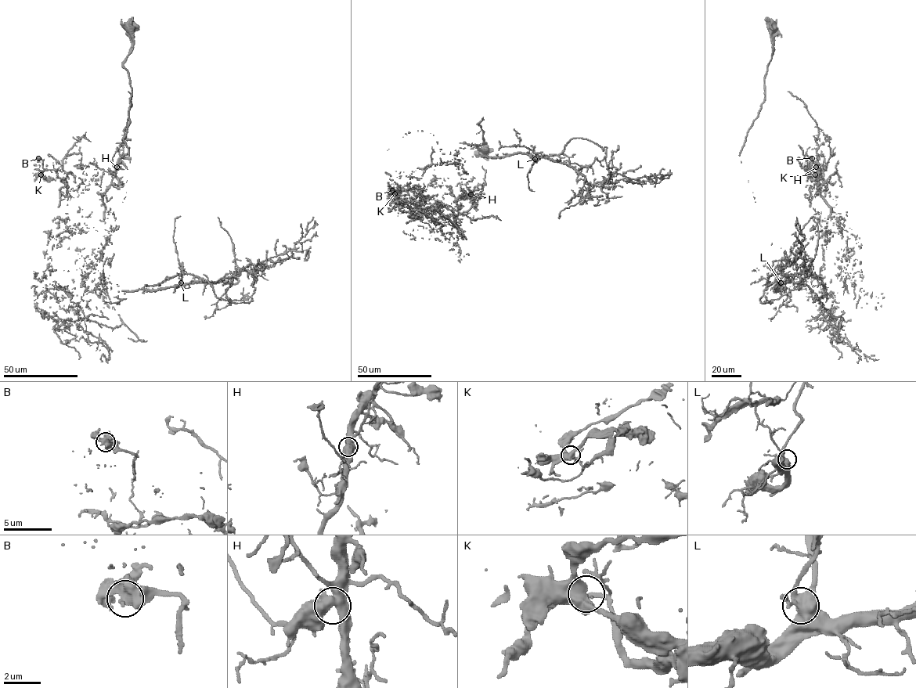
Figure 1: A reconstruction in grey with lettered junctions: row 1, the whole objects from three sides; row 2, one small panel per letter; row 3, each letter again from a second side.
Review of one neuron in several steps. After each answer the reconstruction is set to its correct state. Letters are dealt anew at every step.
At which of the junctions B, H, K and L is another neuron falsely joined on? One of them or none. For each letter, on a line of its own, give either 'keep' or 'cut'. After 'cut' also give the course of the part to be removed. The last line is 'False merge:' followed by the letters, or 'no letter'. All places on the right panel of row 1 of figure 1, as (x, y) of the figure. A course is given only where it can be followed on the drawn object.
B: keep
H: keep
K: keep
L: cut | (780, 282), (776, 274), (762, 303), (806, 283), (796, 275), (805, 236), (797, 217)
False merge: L

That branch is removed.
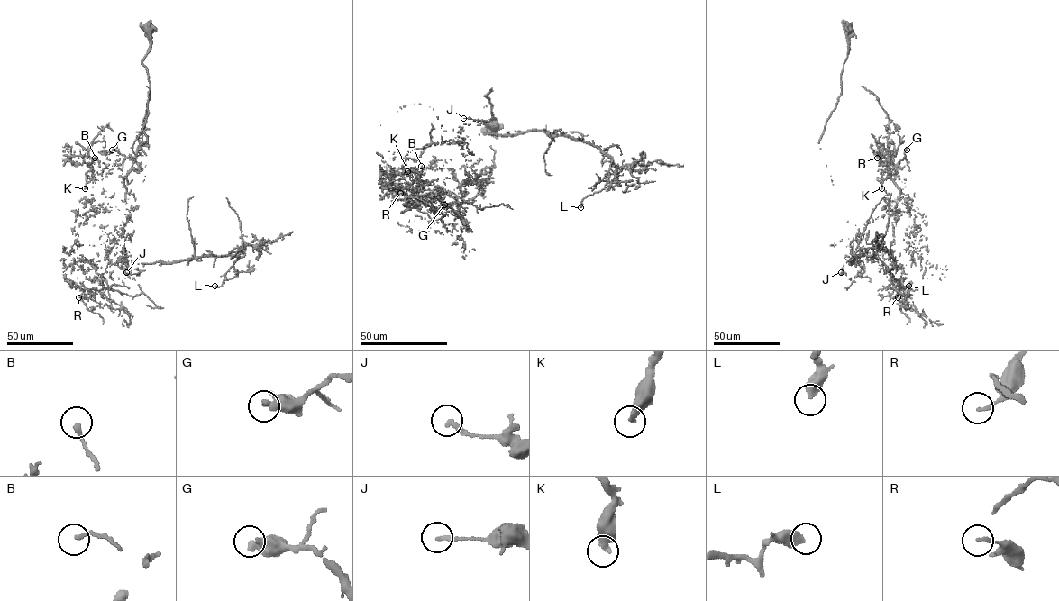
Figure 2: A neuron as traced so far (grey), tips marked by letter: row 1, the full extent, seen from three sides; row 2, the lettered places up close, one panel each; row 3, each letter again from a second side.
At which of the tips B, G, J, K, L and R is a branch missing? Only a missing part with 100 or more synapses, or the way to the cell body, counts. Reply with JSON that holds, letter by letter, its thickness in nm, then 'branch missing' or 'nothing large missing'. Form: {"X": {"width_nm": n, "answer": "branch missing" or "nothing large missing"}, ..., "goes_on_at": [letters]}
{"B": {"width_nm": 190, "answer": "nothing large missing"}, "G": {"width_nm": 480, "answer": "nothing large missing"}, "J": {"width_nm": 240, "answer": "nothing large missing"}, "K": {"width_nm": 400, "answer": "nothing large missing"}, "L": {"width_nm": 480, "answer": "nothing large missing"}, "R": {"width_nm": 150, "answer": "nothing large missing"}, "goes_on_at": []}

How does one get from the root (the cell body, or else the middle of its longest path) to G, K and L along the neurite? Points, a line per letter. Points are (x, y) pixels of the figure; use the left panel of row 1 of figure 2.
G: (148, 30), (150, 49), (141, 64), (150, 90), (142, 142), (132, 165), (138, 168), (135, 160), (112, 150)
K: (148, 30), (150, 49), (141, 64), (150, 98), (135, 160), (123, 177), (119, 168), (94, 159), (85, 188)
L: (148, 30), (141, 64), (150, 98), (124, 179), (131, 206), (123, 262), (238, 256), (238, 274), (214, 286)

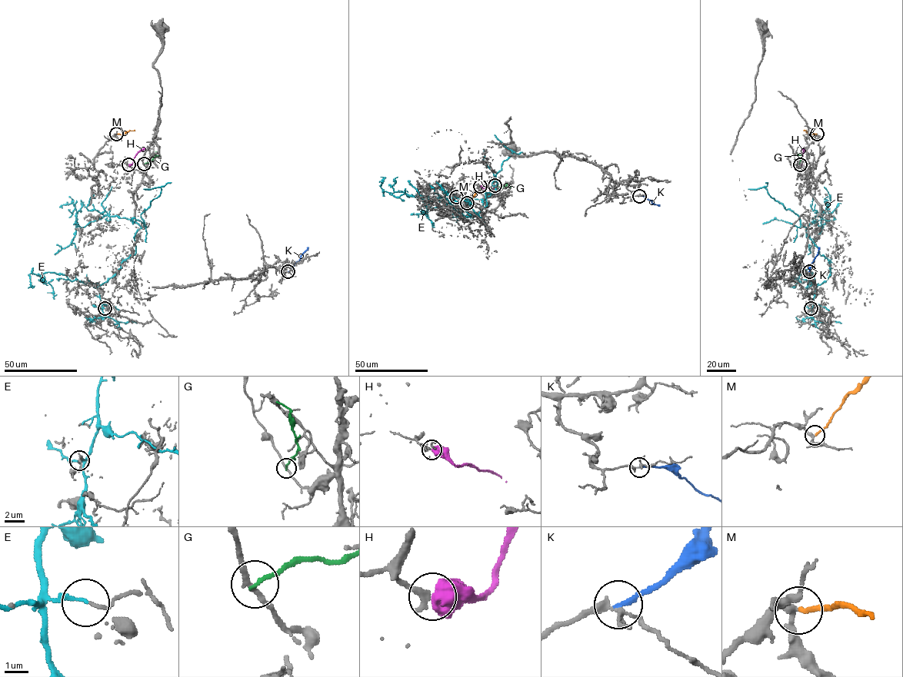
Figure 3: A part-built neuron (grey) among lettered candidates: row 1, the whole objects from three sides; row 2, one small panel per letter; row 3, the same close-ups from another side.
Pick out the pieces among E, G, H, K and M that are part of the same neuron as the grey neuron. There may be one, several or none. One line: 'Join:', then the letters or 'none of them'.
Join: M

